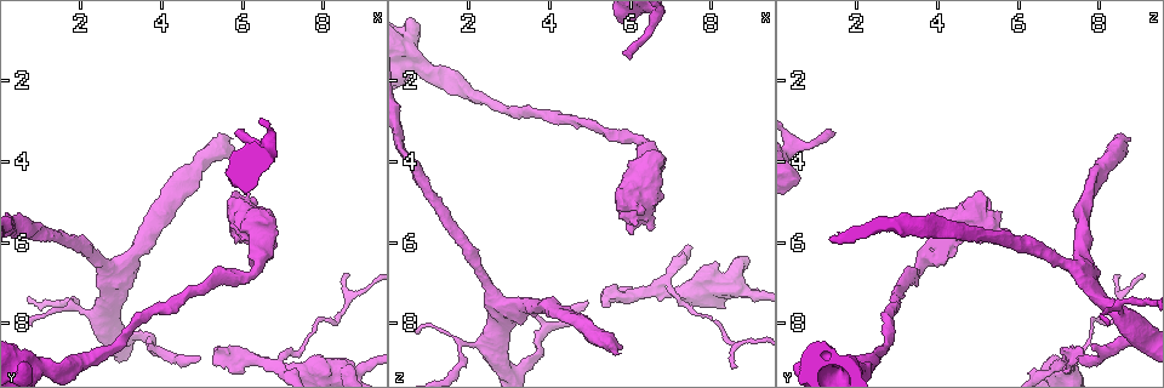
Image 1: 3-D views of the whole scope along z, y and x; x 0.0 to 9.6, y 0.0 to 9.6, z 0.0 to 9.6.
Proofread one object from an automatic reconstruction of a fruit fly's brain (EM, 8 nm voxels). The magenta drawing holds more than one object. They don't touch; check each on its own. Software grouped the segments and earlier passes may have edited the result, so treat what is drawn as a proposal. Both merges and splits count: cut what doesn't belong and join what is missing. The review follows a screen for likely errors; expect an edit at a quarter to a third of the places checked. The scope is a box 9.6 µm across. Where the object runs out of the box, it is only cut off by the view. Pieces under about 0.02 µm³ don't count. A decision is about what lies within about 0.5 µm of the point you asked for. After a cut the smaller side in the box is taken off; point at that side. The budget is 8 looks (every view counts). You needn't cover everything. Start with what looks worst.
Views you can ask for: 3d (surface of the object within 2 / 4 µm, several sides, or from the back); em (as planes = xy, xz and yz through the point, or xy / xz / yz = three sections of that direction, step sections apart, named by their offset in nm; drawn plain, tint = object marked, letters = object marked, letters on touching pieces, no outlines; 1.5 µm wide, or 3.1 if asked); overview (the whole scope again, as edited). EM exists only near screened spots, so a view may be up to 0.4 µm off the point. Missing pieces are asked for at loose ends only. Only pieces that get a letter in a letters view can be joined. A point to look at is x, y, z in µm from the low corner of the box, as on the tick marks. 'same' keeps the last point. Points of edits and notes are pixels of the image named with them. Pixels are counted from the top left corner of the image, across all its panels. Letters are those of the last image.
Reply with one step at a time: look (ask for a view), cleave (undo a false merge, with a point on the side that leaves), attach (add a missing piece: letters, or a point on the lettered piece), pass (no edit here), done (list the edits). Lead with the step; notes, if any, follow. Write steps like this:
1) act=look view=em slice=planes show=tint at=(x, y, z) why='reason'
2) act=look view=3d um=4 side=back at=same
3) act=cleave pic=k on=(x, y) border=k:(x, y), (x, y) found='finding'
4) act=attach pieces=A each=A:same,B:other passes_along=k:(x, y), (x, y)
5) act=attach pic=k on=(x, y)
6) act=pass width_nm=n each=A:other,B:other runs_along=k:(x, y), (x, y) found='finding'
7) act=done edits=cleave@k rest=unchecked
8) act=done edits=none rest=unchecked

act=look view=3d um=2 at=(5.95, 3.30, 1.50) why='an open end'

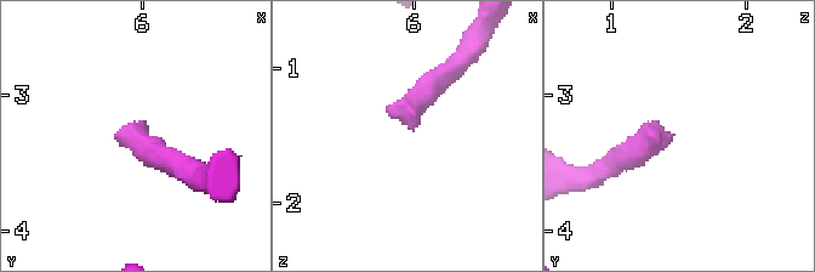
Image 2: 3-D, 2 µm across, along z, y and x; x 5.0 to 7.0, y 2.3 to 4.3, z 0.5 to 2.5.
act=look view=em slice=planes show=letters at=(6.00, 3.28, 1.46)

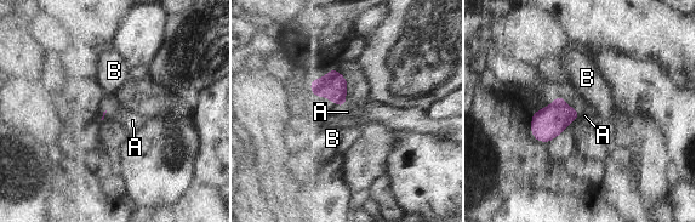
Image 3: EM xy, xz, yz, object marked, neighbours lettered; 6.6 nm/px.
act=pass each=A:other,B:other border=3:(580, 112), (577, 117) found='none of them fits'

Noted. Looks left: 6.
act=look view=em slice=planes show=plain at=(5.75, 3.40, 8.75) why='thick end'

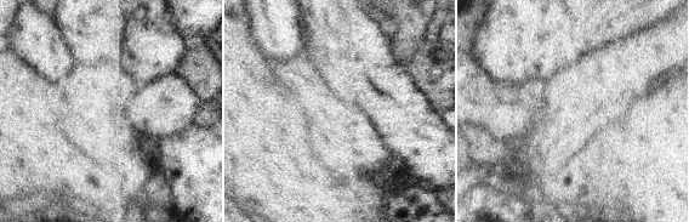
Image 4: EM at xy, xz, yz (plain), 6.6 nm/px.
act=look view=em slice=planes show=letters at=same why='see the neighbours'

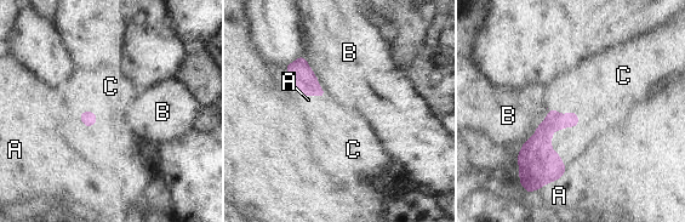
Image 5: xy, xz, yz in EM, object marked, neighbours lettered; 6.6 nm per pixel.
act=attach pic=5 on=(597, 84) each=A:other,B:other,C:same passes_along=5:(554, 120), (577, 115), (597, 84) found='it goes on there'

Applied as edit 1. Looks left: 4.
act=look view=em slice=planes show=letters at=(6.50, 6.05, 5.60) why='thick end'

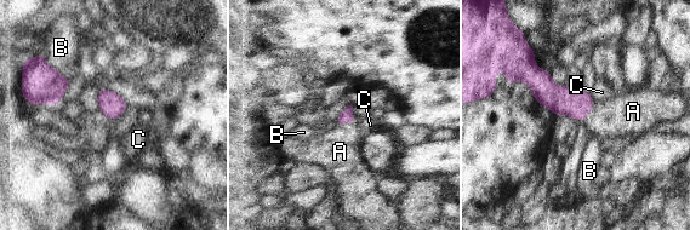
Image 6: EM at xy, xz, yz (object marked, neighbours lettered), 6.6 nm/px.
act=attach pic=6 on=(340, 151) each=A:same,B:other,C:other found='the neuron continues'

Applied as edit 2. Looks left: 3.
act=done edits=attach@5,attach@6 rest=unchecked

